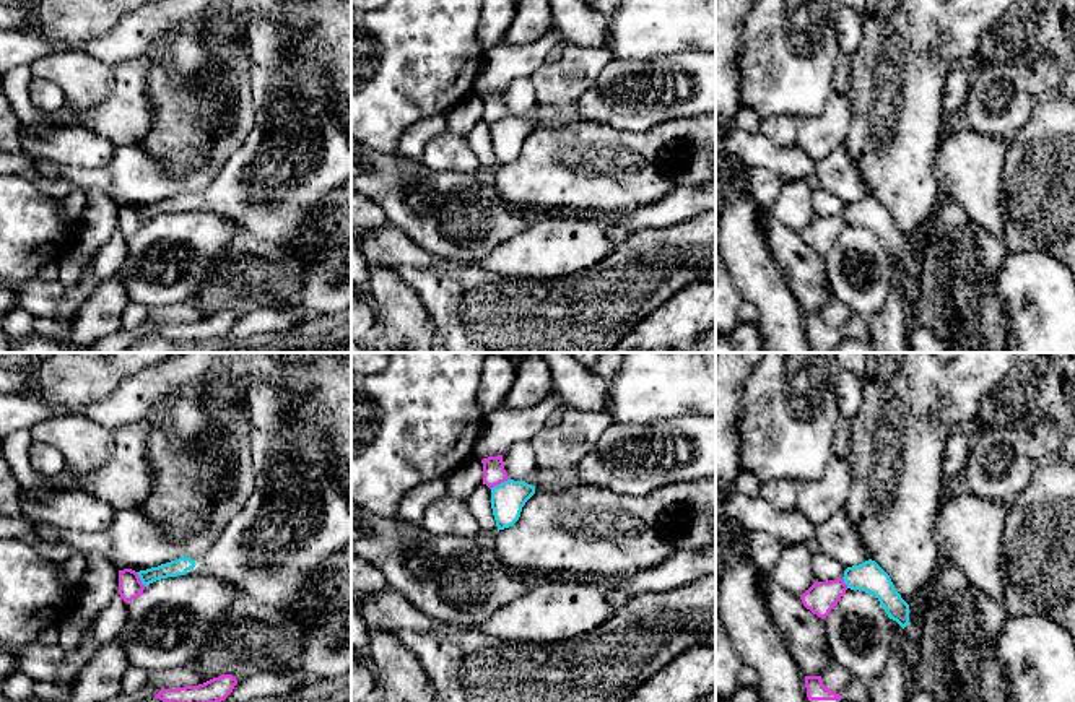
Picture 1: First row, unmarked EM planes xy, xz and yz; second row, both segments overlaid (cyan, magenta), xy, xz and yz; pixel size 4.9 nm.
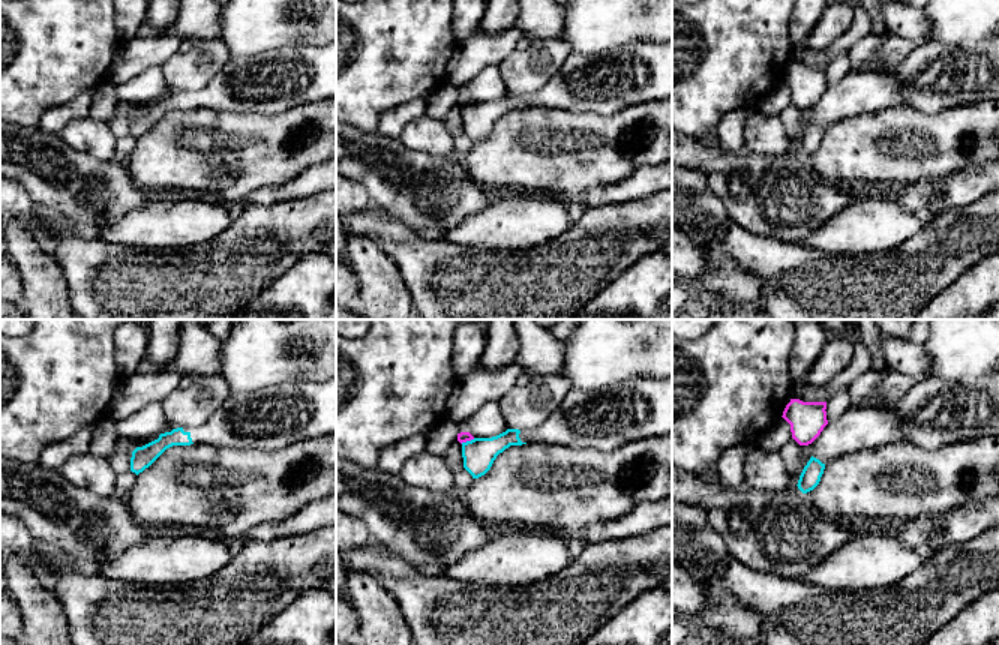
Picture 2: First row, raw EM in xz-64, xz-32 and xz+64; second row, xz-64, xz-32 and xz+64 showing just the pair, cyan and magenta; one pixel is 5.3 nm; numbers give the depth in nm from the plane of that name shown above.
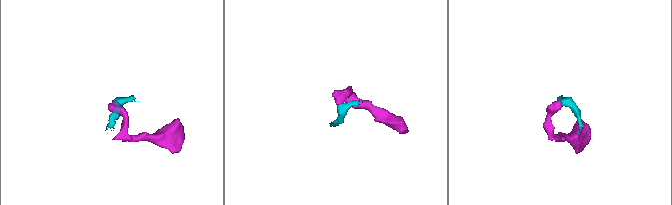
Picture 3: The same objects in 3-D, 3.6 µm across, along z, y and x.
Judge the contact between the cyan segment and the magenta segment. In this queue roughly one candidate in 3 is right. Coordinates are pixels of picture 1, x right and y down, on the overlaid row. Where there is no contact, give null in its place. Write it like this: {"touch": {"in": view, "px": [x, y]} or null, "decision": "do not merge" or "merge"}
{"touch": {"in": "xz", "px": [498, 485]}, "decision": "do not merge"}

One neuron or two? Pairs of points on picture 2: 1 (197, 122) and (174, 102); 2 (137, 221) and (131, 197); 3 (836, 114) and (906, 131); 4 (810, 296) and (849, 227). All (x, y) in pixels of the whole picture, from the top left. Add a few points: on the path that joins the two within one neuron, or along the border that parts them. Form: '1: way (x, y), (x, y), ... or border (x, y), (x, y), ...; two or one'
1: border (219, 110), (173, 108), (152, 126); two
2: border (150, 198), (144, 204), (102, 225); two
3: border (882, 108), (869, 114), (849, 116), (828, 126); two
4: border (803, 243), (831, 254), (870, 254); two

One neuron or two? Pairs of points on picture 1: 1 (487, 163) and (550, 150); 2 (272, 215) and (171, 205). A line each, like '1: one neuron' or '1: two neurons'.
1: two neurons
2: one neuron

